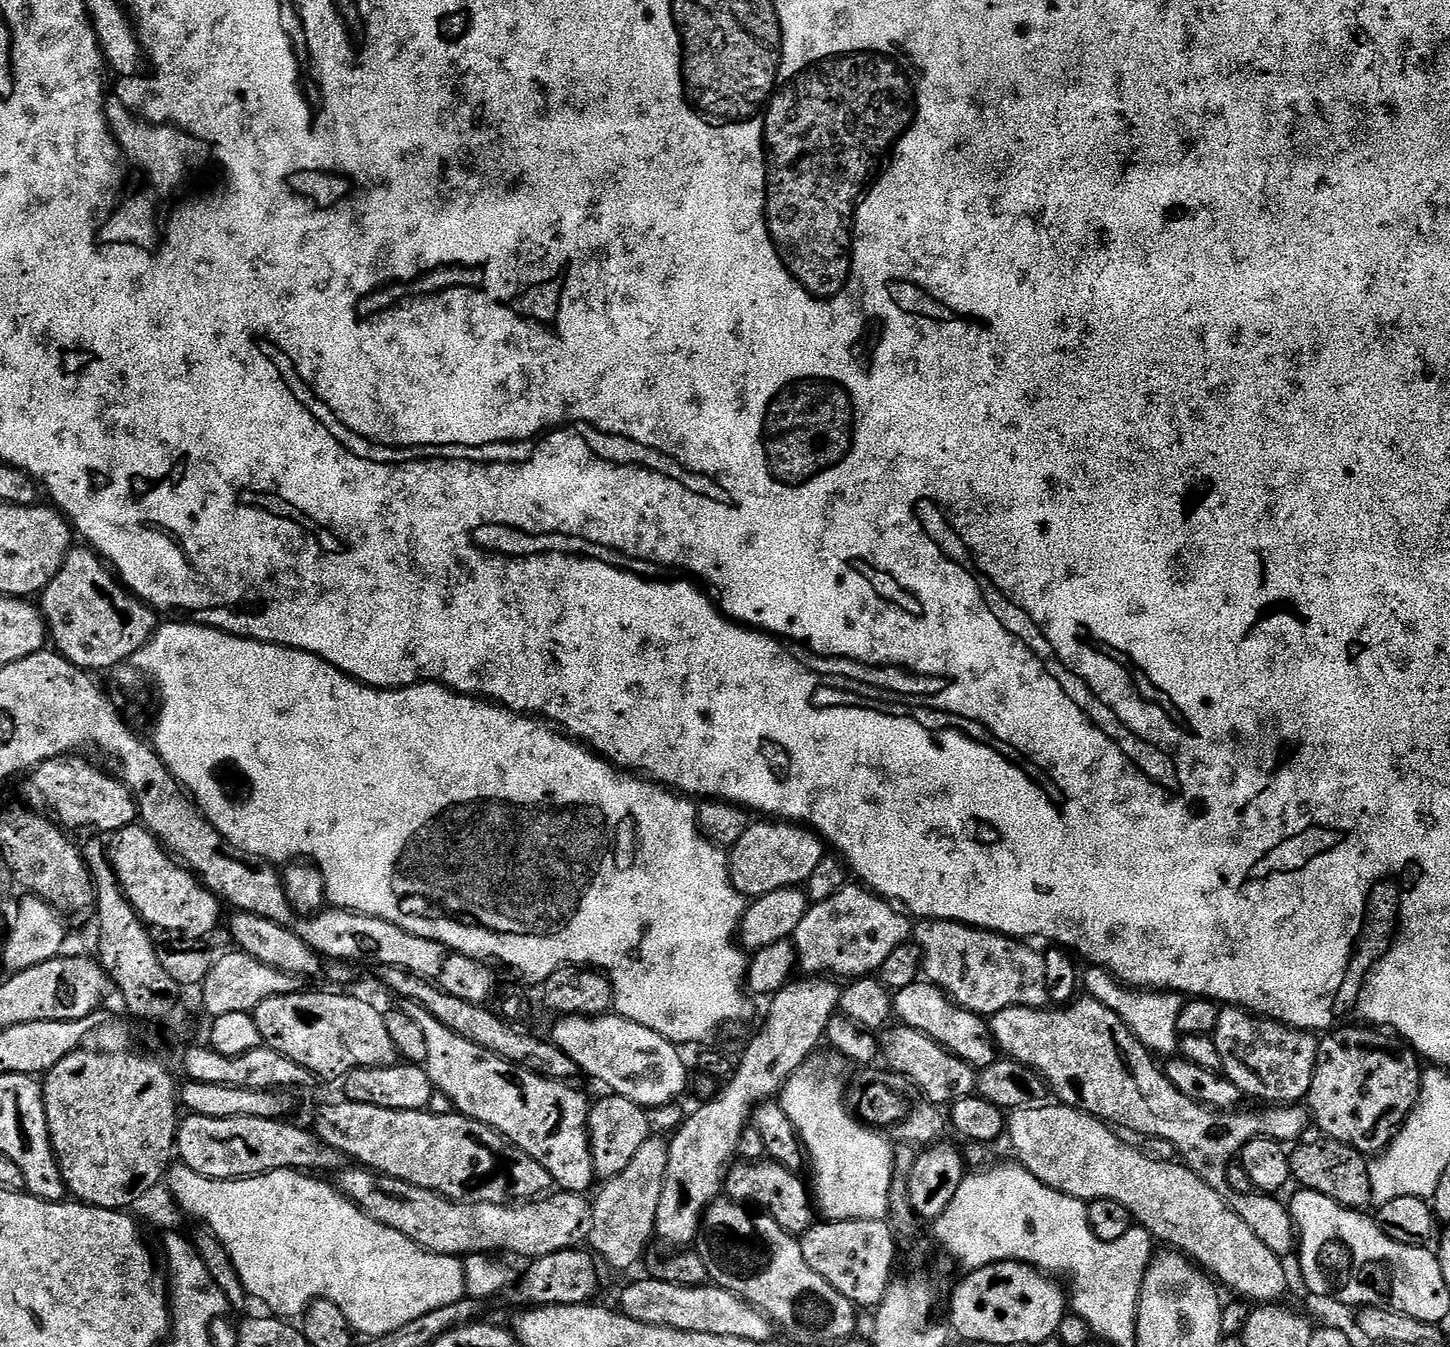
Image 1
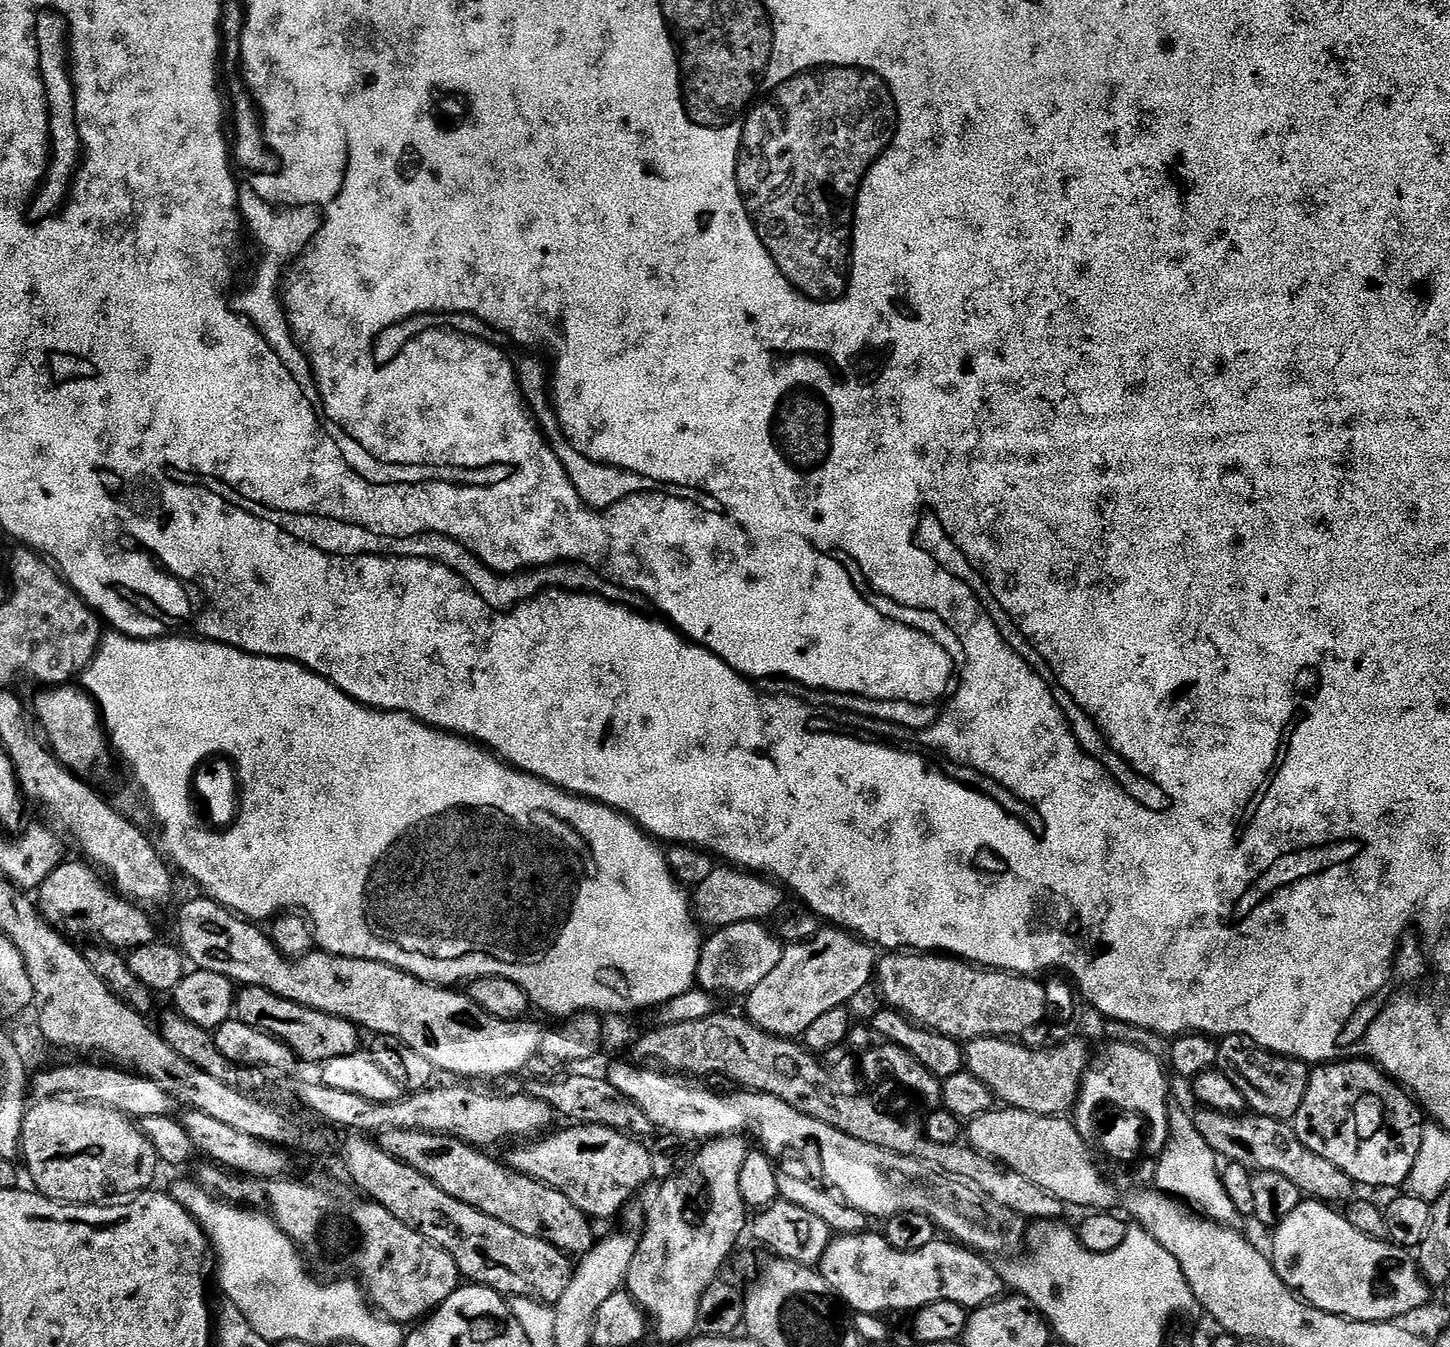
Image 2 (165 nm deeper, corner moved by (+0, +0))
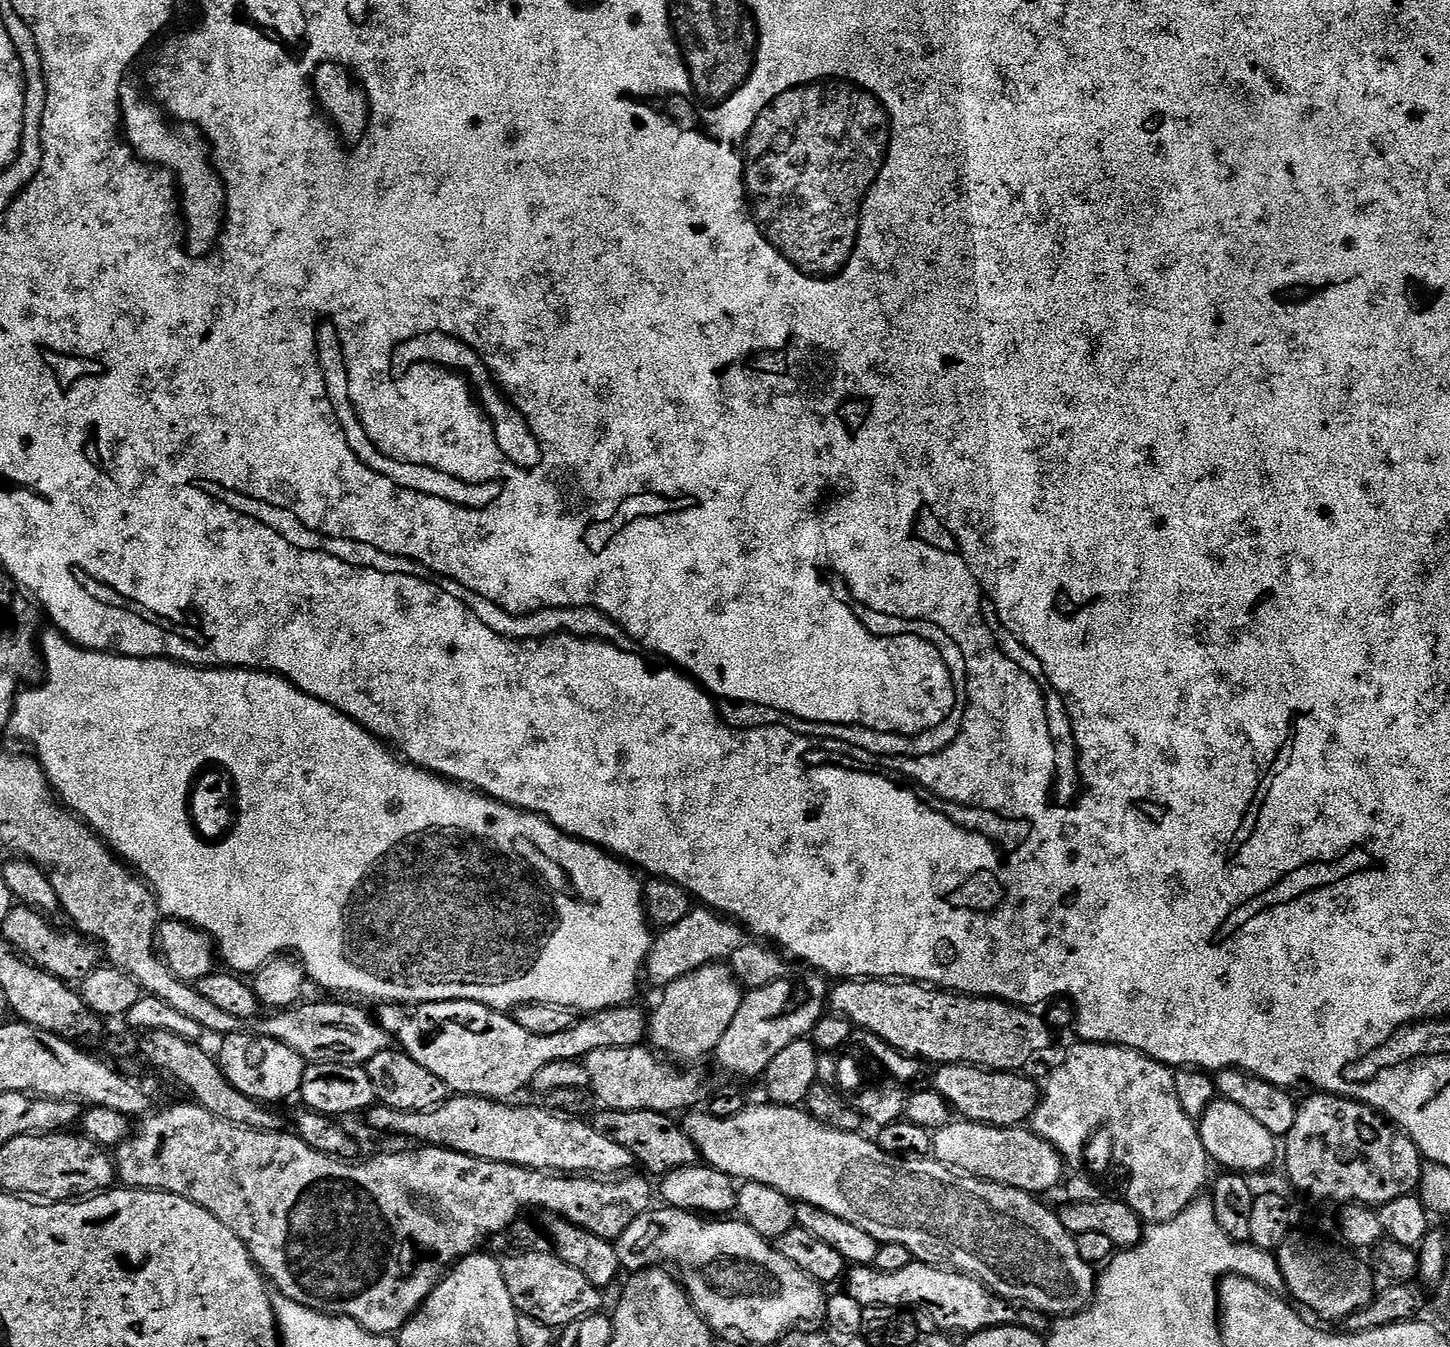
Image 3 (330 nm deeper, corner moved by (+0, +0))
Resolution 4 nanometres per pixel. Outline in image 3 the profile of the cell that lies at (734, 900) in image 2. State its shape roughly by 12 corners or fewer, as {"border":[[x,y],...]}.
{"border":[[696,906],[653,939],[646,980],[673,984],[746,943],[737,921]]}

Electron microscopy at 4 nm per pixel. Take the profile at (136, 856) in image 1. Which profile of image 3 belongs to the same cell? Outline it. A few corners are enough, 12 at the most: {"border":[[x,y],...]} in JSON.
{"border":[[14,906],[2,936],[36,967],[83,982],[101,949],[59,932],[35,908]]}

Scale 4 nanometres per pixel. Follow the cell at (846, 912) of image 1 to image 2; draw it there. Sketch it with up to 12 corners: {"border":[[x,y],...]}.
{"border":[[835,926],[789,943],[746,997],[771,1036],[803,1037],[873,983],[878,952]]}

